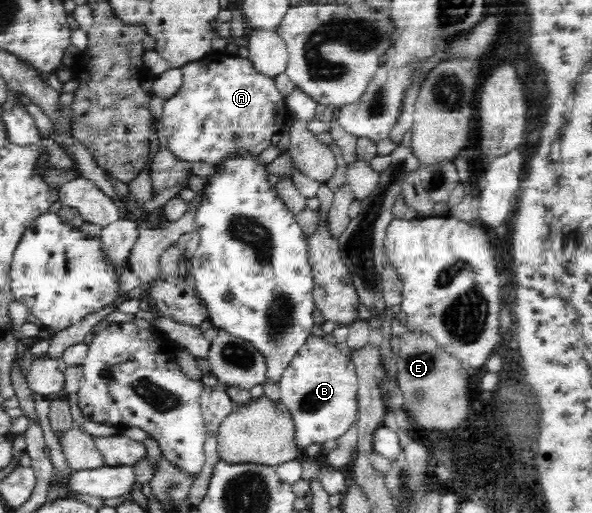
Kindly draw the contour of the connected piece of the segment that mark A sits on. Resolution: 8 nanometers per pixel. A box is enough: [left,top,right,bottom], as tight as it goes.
[160,51,289,165]

